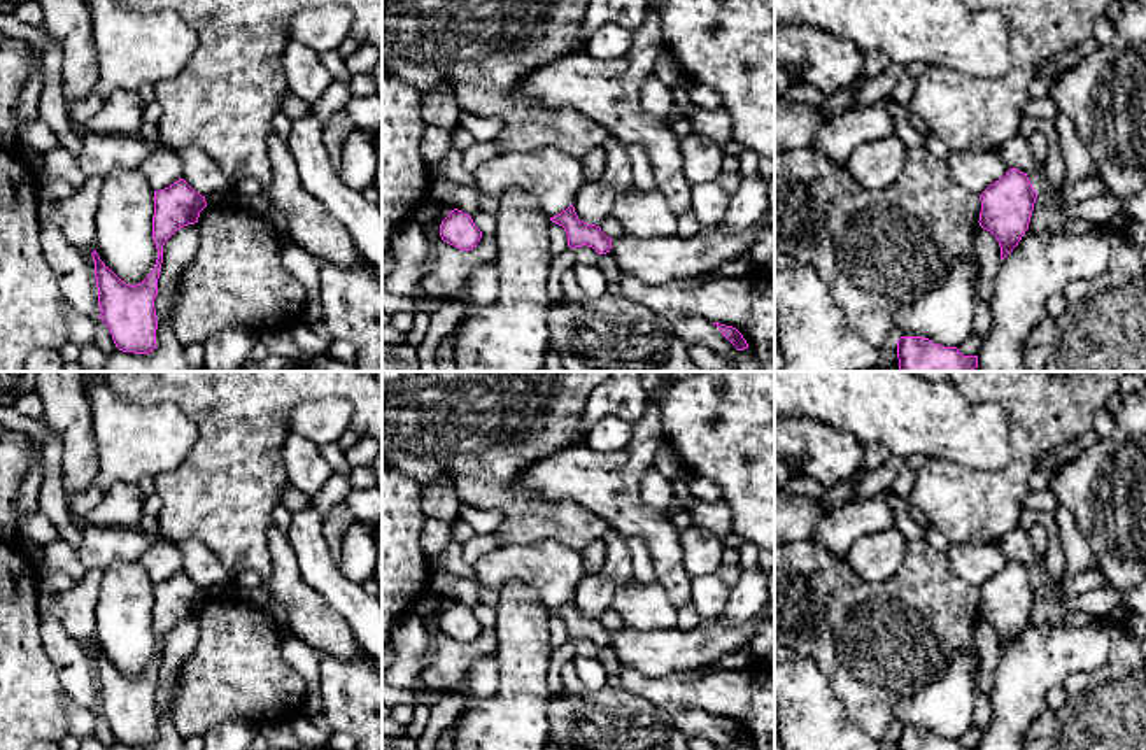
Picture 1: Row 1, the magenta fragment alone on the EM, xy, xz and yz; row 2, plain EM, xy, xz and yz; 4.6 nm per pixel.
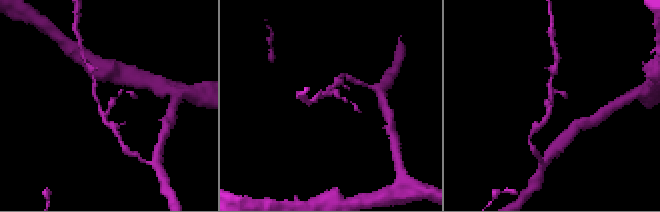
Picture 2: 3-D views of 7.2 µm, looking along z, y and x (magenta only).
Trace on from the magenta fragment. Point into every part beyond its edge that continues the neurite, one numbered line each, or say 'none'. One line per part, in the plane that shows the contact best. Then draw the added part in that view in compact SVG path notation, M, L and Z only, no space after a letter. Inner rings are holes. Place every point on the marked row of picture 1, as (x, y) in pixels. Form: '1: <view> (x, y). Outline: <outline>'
none

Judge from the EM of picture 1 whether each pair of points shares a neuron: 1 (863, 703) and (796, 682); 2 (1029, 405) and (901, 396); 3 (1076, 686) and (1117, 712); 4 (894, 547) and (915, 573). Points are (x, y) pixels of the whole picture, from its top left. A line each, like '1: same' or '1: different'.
1: different
2: different
3: different
4: different

